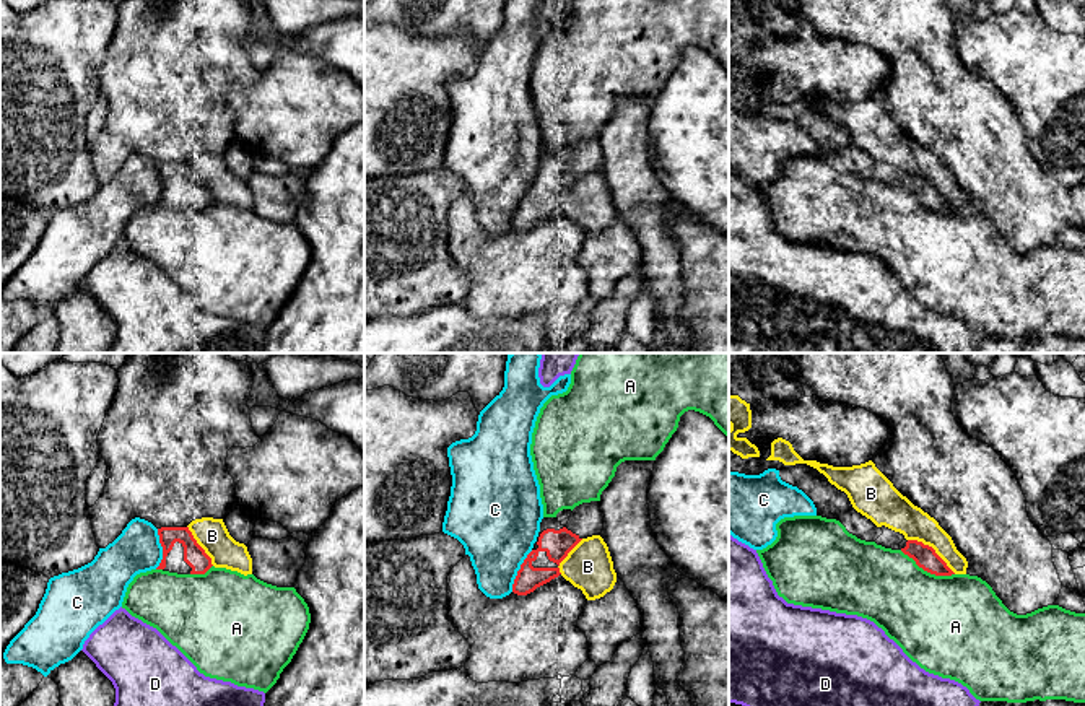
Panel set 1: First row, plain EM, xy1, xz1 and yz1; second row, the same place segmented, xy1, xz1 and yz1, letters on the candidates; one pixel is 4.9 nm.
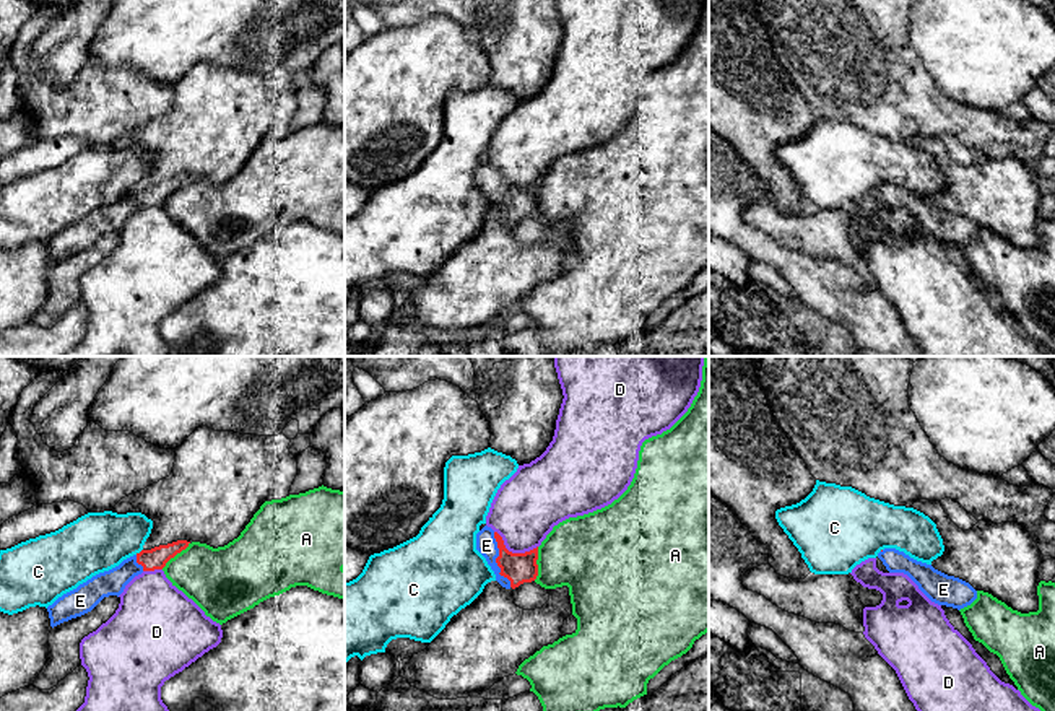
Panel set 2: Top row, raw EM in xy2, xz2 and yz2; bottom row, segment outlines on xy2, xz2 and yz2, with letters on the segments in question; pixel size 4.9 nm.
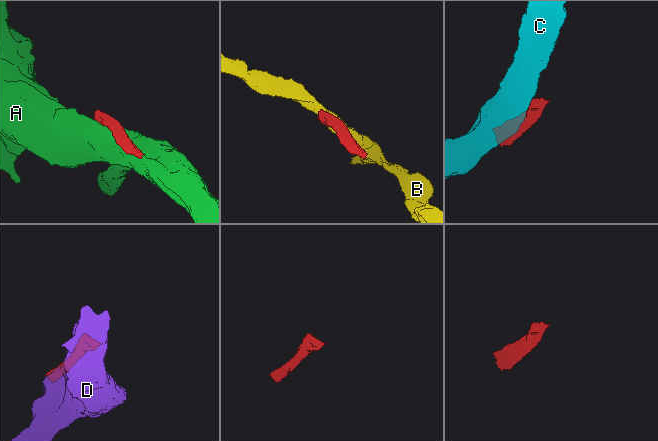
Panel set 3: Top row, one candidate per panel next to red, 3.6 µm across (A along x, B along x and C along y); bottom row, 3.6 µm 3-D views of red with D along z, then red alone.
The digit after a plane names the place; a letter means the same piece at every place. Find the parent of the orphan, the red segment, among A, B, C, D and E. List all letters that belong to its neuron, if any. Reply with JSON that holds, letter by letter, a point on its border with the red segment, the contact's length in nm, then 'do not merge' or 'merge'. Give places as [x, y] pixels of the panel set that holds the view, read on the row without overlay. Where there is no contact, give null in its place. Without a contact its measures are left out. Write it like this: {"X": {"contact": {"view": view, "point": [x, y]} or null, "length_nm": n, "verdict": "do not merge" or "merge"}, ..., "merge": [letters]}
{"A": {"contact": {"view": "yz1", "point": [928, 207]}, "length_nm": 300, "verdict": "do not merge"}, "B": {"contact": {"view": "yz1", "point": [932, 184]}, "length_nm": 300, "verdict": "do not merge"}, "C": {"contact": {"view": "xz1", "point": [518, 207]}, "length_nm": 240, "verdict": "do not merge"}, "D": {"contact": {"view": "xz2", "point": [514, 189]}, "length_nm": 240, "verdict": "do not merge"}, "E": {"contact": {"view": "xz2", "point": [496, 196]}, "length_nm": 280, "verdict": "merge"}, "merge": ["E"]}

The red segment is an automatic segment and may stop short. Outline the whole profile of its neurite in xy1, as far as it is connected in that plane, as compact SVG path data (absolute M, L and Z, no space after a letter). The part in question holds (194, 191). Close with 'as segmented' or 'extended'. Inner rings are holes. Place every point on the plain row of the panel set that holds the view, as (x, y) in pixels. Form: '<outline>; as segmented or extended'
M189 163L158 164L163 195L156 205L177 210L205 210L213 200L211 194L197 179Z; extended

